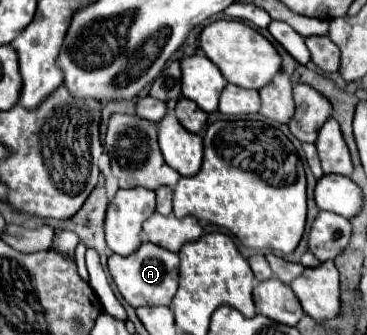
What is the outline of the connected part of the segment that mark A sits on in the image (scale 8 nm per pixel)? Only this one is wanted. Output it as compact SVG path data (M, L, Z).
M143 243L139 251L129 257L111 255L109 257L109 273L113 283L117 285L119 293L131 307L141 305L171 305L173 295L177 293L179 285L179 255L167 251L153 243Z

